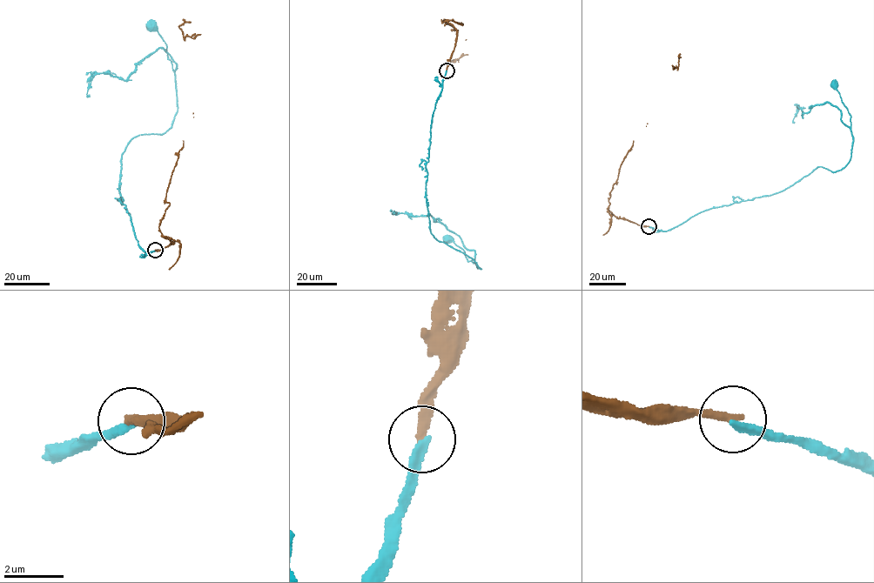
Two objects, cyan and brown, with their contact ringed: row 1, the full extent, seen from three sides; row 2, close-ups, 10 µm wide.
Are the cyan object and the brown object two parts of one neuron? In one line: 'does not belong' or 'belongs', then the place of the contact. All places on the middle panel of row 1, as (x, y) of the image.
does not belong; at (447, 70)

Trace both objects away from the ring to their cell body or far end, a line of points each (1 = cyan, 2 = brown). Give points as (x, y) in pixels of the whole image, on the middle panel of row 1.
1: (447, 70), (432, 118), (426, 168), (429, 229), (439, 241), (467, 255), (480, 269), (448, 237)
2: (446, 70), (457, 31), (441, 20), (449, 20), (446, 23), (466, 40), (462, 55), (449, 61), (459, 62)

